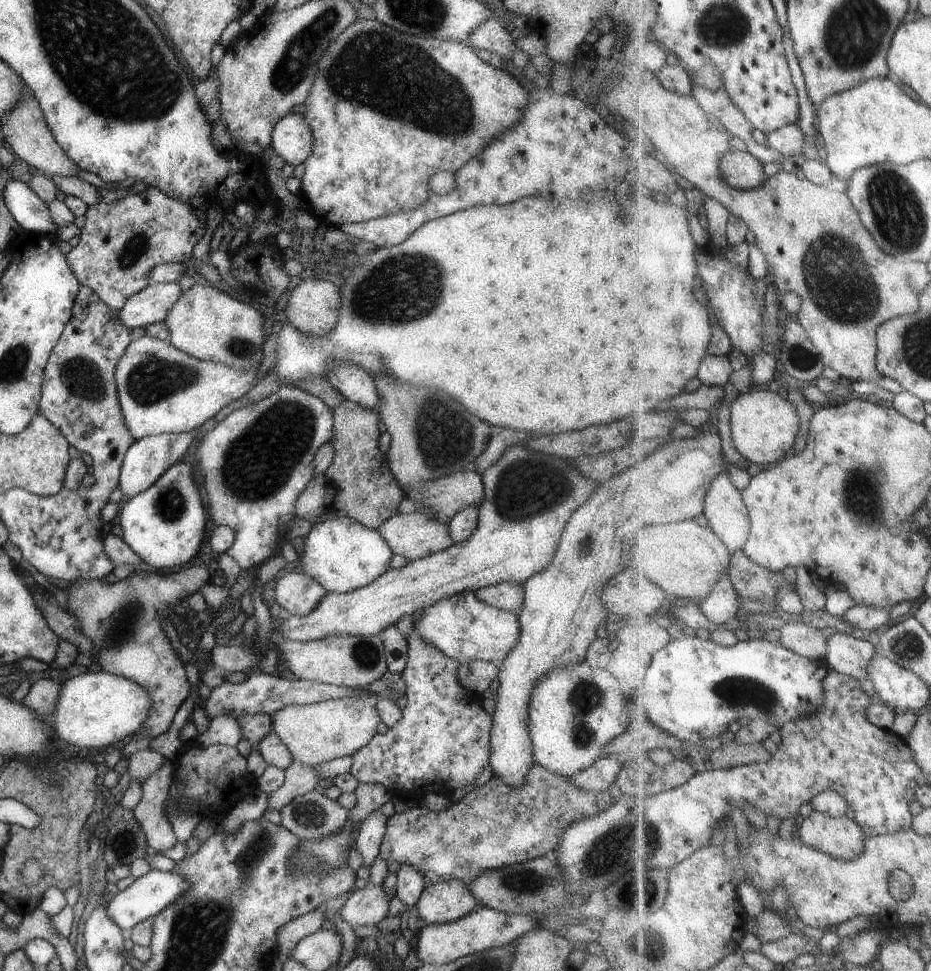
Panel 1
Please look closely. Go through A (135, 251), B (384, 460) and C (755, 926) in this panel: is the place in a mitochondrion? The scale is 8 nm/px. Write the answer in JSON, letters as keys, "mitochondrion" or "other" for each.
{"A":"mitochondrion","B":"other","C":"other"}

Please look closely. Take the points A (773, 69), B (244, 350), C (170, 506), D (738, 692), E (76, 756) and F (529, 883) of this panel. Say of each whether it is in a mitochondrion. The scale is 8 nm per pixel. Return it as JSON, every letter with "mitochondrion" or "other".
{"A":"other","B":"mitochondrion","C":"mitochondrion","D":"mitochondrion","E":"other","F":"mitochondrion"}

